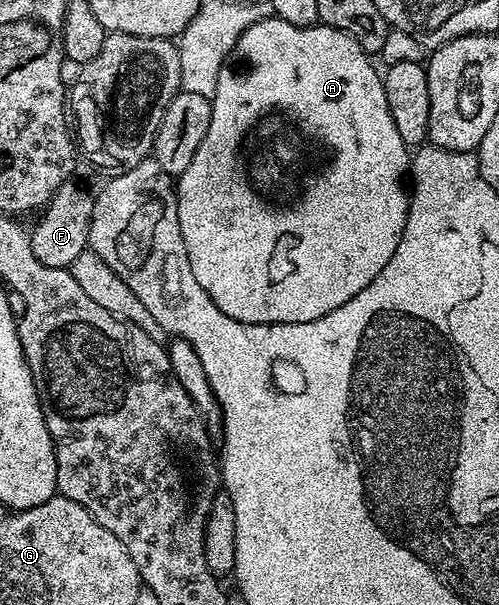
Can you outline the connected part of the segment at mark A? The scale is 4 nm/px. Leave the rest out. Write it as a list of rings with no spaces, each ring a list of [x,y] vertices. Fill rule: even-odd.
[[[277,16],[252,24],[252,28],[236,40],[234,53],[220,72],[220,80],[210,103],[212,120],[208,132],[192,164],[176,182],[180,236],[184,236],[184,248],[188,248],[188,264],[192,264],[192,273],[200,288],[212,296],[212,304],[216,304],[224,316],[257,326],[320,320],[345,302],[351,302],[360,291],[376,281],[382,269],[390,266],[406,227],[408,167],[412,158],[404,140],[400,140],[400,132],[396,132],[396,124],[388,108],[388,96],[384,96],[379,67],[374,67],[370,62],[373,62],[371,55],[364,53],[352,36],[336,28],[321,24],[297,26]]]

